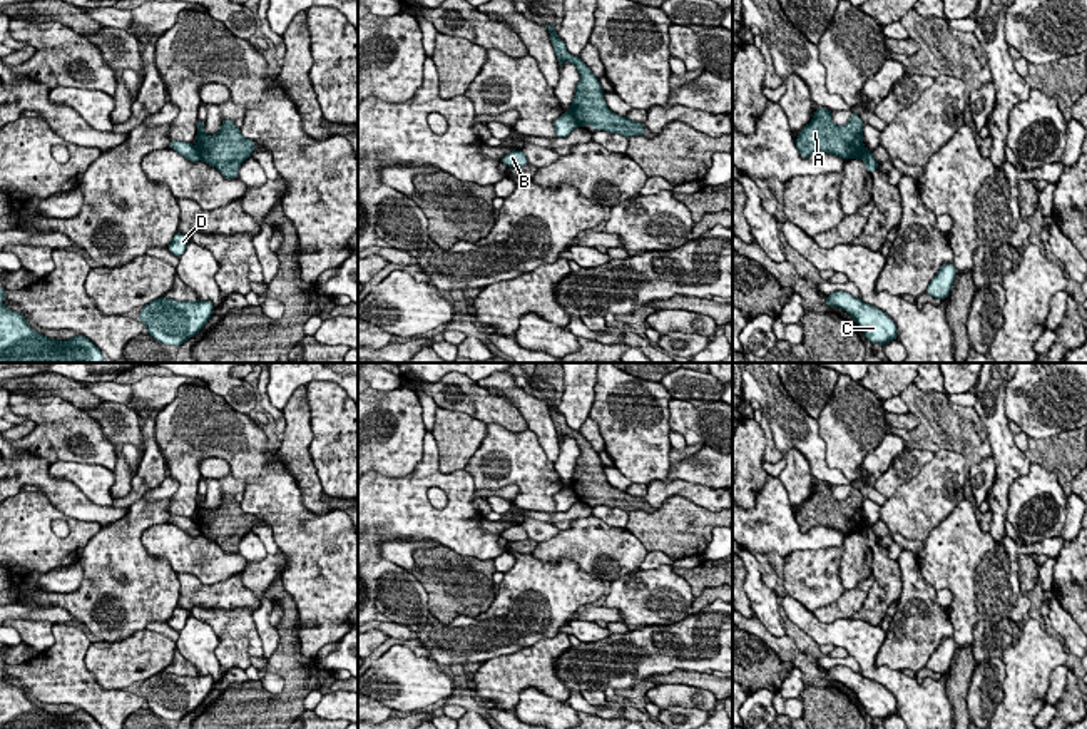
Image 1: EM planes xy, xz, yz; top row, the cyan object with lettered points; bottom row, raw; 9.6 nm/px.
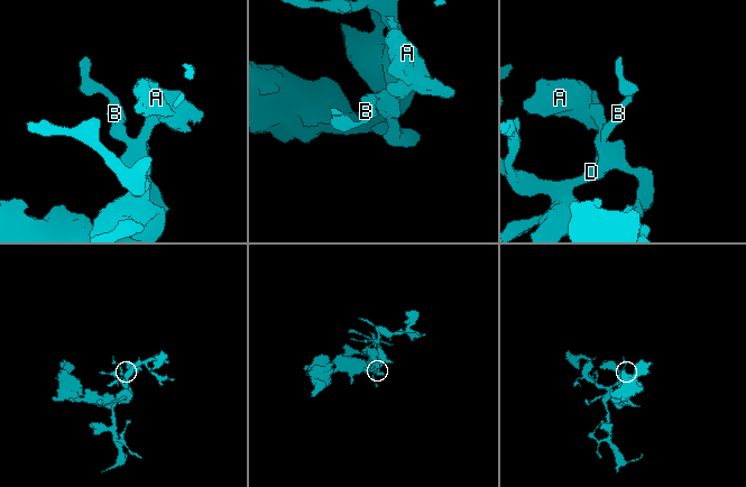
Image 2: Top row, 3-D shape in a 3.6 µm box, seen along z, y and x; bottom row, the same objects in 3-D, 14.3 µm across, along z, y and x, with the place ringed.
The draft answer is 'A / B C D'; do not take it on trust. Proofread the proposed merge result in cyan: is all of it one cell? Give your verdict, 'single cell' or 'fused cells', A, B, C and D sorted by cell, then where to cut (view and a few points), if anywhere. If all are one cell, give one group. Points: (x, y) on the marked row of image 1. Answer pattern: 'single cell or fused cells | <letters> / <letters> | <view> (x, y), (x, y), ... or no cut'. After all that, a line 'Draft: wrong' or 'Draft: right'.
fused cells | A / B C D | xz (569, 112), (579, 126)
Draft: right

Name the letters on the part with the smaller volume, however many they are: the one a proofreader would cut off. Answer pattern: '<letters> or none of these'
A

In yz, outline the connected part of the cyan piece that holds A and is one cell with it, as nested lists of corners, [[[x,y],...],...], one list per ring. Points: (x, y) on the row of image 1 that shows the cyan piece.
[[[819,107],[794,144],[804,159],[814,152],[839,155],[846,161],[861,159],[868,152],[863,144],[863,125],[860,115],[851,112],[850,120],[838,127],[831,119],[831,110]]]

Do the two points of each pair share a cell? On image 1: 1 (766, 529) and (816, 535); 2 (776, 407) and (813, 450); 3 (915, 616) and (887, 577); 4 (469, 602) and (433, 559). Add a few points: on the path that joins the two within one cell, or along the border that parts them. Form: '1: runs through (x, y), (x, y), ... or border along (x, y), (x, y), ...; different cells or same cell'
1: runs through (778, 532), (790, 539), (805, 539); same cell
2: runs through (785, 417), (806, 440); same cell
3: border along (895, 560), (902, 582), (898, 601); different cells
4: runs through (460, 592), (438, 569); same cell

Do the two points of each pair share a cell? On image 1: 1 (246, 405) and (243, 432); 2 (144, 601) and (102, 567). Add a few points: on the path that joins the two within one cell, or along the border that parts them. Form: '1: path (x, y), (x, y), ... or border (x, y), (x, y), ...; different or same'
1: border (213, 392), (233, 408), (248, 415); different
2: path (132, 601), (127, 601), (106, 579); same

